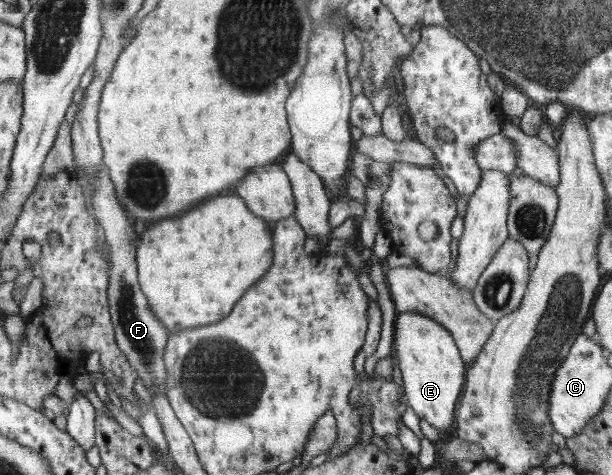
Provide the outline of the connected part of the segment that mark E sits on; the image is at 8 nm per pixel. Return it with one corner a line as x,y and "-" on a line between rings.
416,311
399,313
394,322
393,351
399,360
398,367
402,372
405,395
409,406
420,419
426,420
431,426
444,432
452,426
456,418
456,406
465,390
467,381
466,362
461,357
461,350
454,335
436,320

